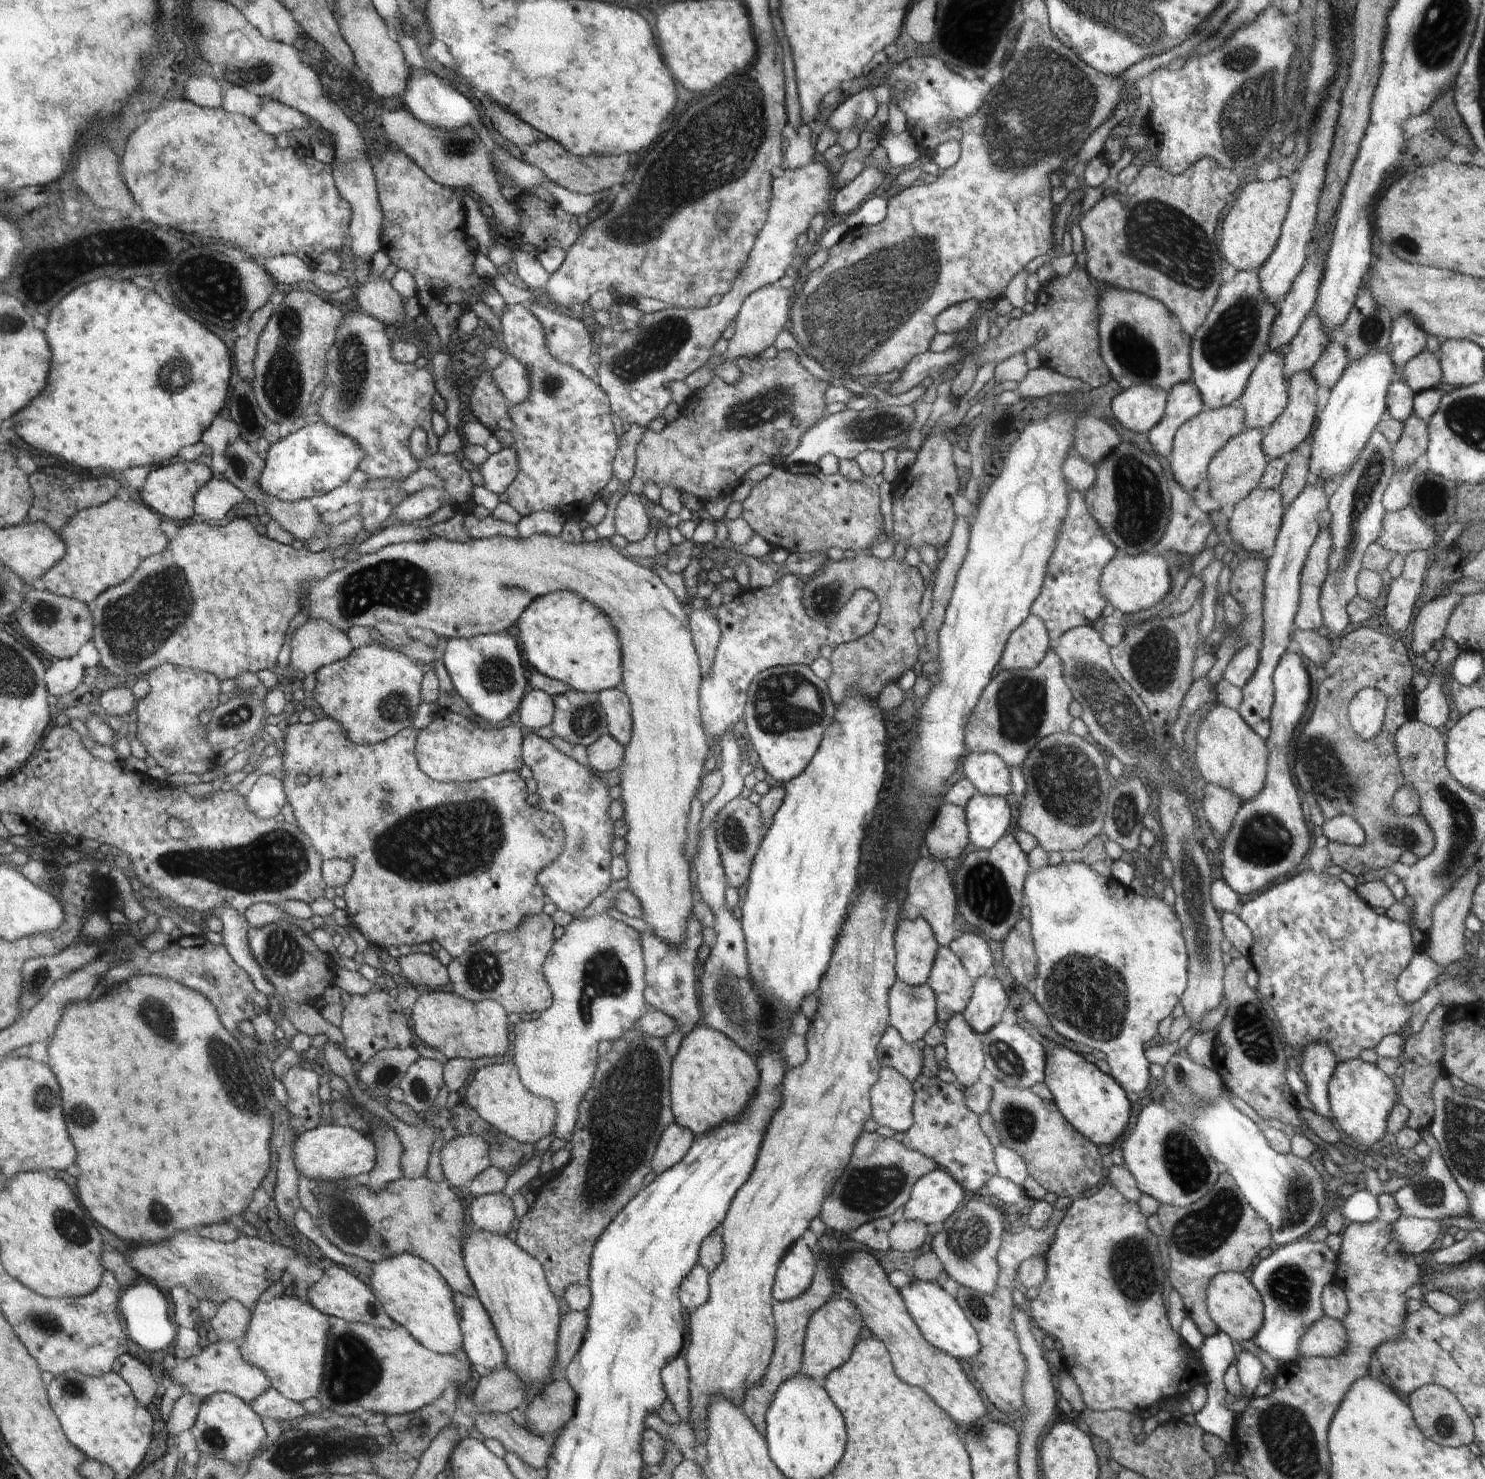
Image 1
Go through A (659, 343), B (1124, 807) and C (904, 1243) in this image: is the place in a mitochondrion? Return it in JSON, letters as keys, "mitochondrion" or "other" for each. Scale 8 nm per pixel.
{"A":"mitochondrion","B":"mitochondrion","C":"other"}

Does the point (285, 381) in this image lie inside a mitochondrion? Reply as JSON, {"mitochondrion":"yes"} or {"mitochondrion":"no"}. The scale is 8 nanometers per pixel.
{"mitochondrion":"yes"}

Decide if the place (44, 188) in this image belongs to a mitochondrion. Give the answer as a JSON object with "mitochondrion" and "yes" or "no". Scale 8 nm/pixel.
{"mitochondrion":"no"}

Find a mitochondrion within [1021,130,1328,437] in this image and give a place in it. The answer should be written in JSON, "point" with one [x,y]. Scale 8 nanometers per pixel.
{"point":[1186,255]}

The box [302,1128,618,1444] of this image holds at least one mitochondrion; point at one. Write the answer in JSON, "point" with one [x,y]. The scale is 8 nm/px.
{"point":[353,1368]}

